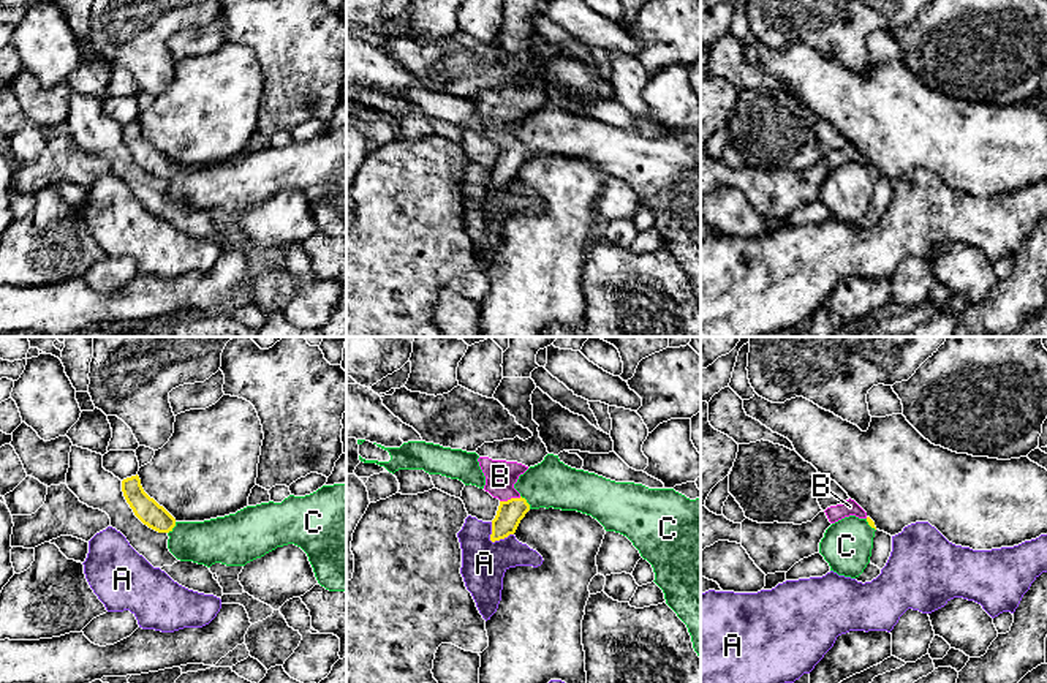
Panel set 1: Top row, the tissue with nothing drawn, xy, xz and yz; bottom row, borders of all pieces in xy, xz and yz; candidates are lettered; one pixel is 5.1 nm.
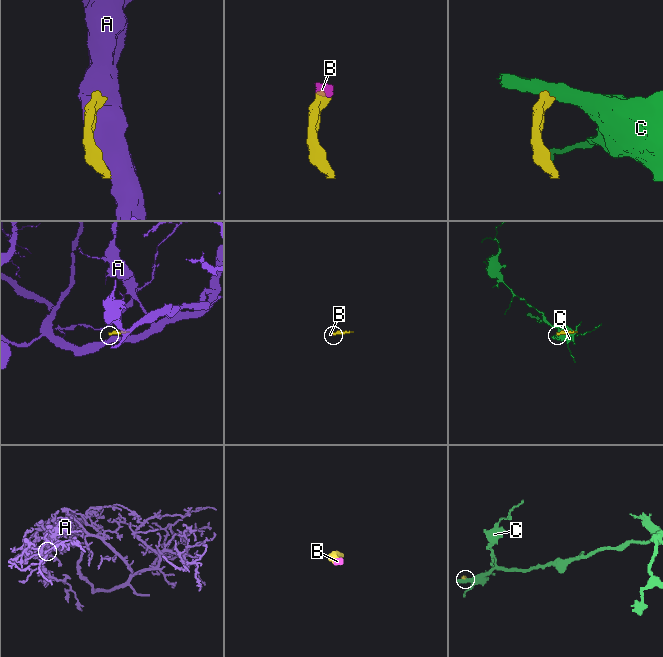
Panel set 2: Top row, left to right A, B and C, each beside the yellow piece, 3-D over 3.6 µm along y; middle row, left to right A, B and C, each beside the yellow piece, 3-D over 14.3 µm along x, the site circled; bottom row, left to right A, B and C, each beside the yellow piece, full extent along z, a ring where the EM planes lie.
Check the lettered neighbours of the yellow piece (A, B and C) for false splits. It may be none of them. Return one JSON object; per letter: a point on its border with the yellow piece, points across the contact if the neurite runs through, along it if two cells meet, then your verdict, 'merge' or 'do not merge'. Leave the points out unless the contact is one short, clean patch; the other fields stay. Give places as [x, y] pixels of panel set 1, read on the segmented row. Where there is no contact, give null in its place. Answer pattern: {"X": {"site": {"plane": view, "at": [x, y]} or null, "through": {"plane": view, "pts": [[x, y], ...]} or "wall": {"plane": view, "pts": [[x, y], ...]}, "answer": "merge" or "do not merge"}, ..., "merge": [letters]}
{"A": {"site": {"plane": "xz", "at": [494, 541]}, "answer": "do not merge"}, "B": {"site": {"plane": "xz", "at": [511, 498]}, "through": {"plane": "xz", "pts": [[510, 513], [511, 498], [502, 487], [500, 476]]}, "answer": "merge"}, "C": {"site": {"plane": "xz", "at": [525, 501]}, "wall": {"plane": "xz", "pts": [[521, 495], [530, 508]]}, "answer": "do not merge"}, "merge": ["B"]}

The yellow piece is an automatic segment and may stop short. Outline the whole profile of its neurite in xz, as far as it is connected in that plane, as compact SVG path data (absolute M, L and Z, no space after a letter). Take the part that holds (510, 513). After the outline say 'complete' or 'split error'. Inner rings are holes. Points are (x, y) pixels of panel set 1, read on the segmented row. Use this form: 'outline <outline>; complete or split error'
outline M508 337L509 348L503 353L503 379L492 398L498 400L516 422L528 428L533 436L528 440L503 440L484 443L478 447L478 462L486 476L484 490L500 500L495 519L492 520L490 541L500 541L514 534L520 520L530 511L530 504L514 489L519 476L530 466L544 460L549 454L539 438L538 424L533 421L531 394L536 389L530 378L538 368L536 354L558 337Z; split error

